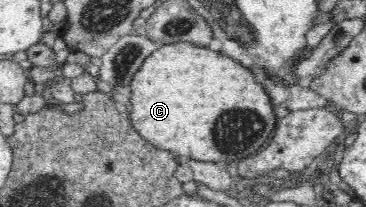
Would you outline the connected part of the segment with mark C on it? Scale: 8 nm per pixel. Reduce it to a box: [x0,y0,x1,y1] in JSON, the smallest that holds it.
[128,41,275,163]

